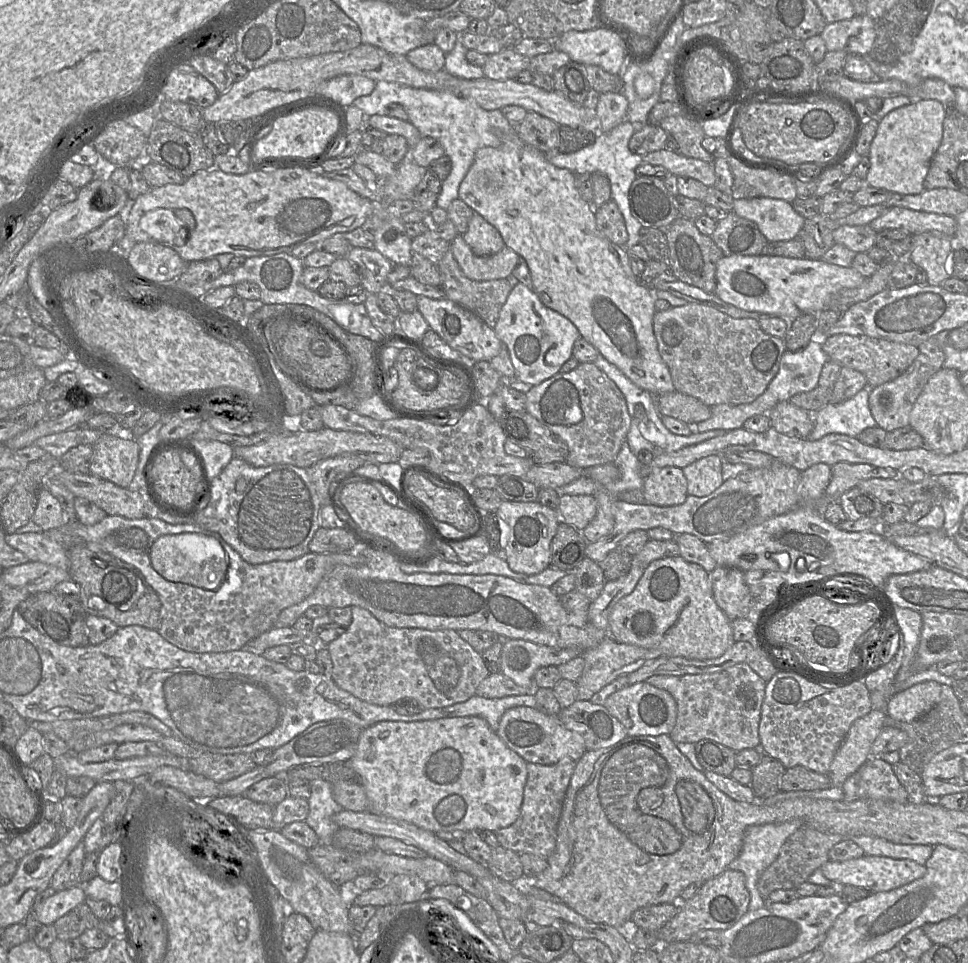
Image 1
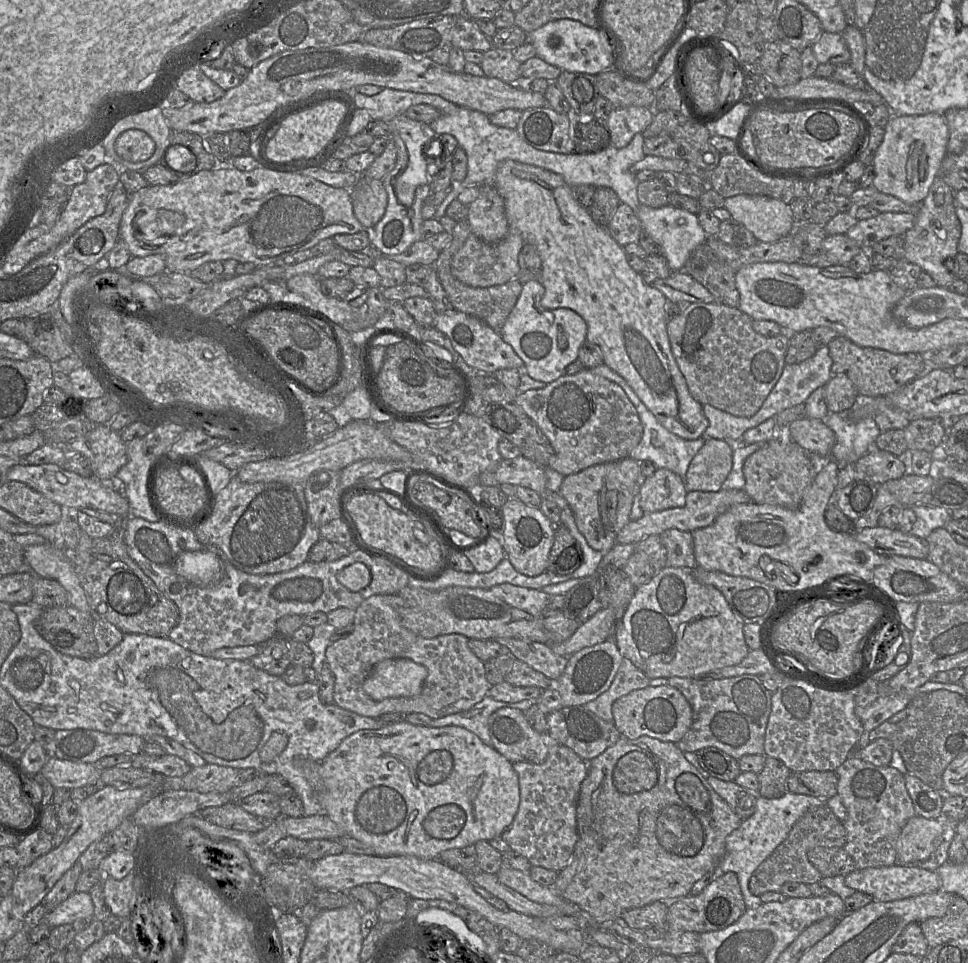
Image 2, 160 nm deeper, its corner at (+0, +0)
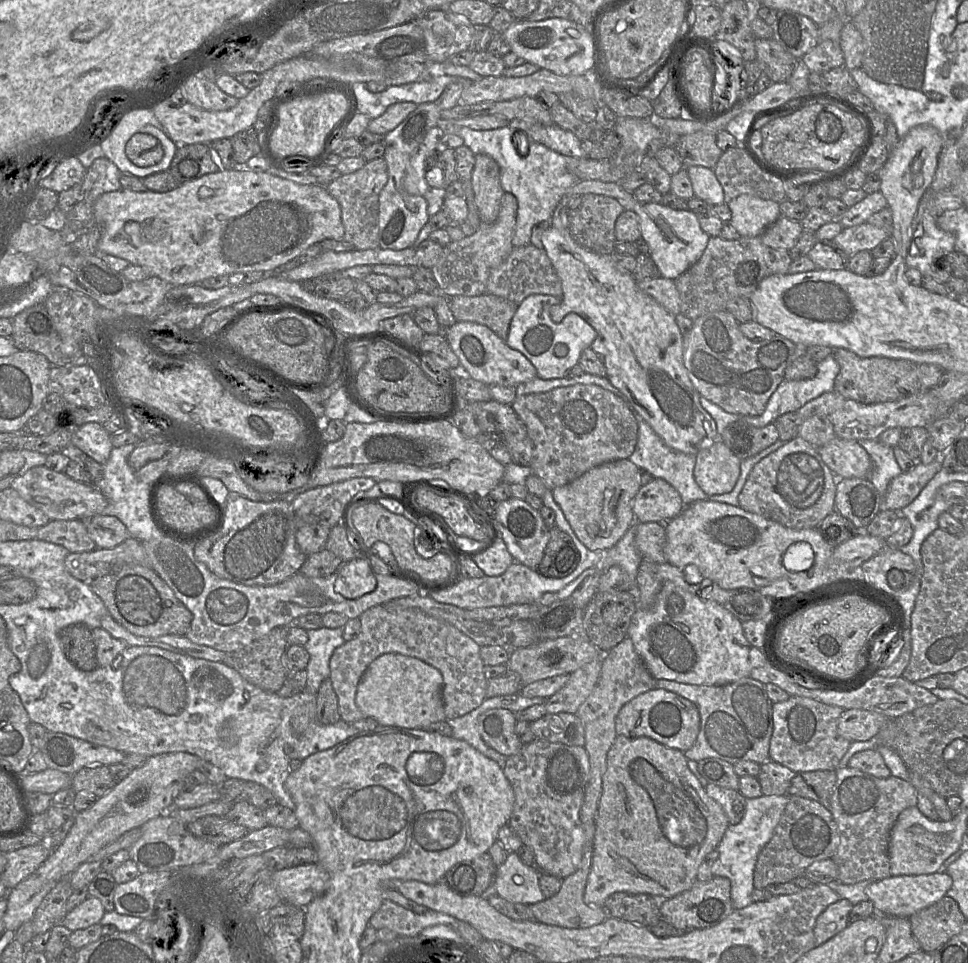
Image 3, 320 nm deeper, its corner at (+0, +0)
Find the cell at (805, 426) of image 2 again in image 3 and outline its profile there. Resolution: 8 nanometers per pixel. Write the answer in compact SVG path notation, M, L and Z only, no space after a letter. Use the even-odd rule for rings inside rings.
M835 437L818 452L838 479L868 478L873 468L871 457L855 440Z

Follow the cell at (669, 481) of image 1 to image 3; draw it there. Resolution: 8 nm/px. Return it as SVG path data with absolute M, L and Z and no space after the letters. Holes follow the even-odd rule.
M654 478L641 486L633 499L633 513L638 523L666 523L684 509L679 492L667 481Z

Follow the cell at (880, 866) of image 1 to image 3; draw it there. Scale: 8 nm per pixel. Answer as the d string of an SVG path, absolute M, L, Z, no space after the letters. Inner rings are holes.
M946 872L920 875L899 875L871 881L865 893L881 915L909 918L914 913L942 899L952 886L952 878Z

